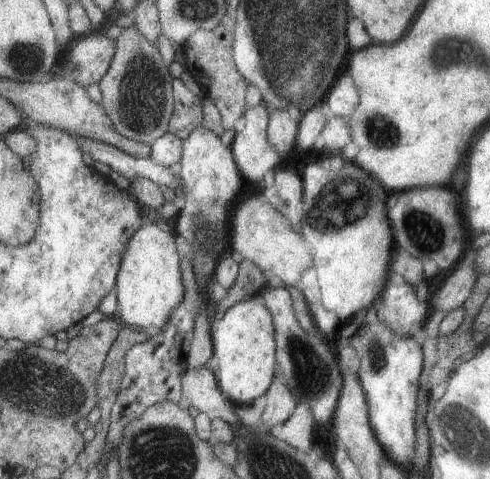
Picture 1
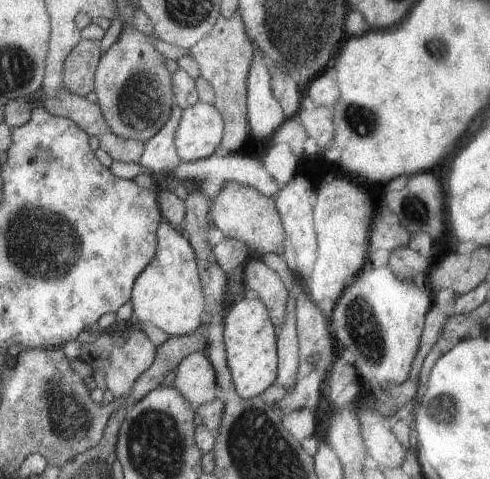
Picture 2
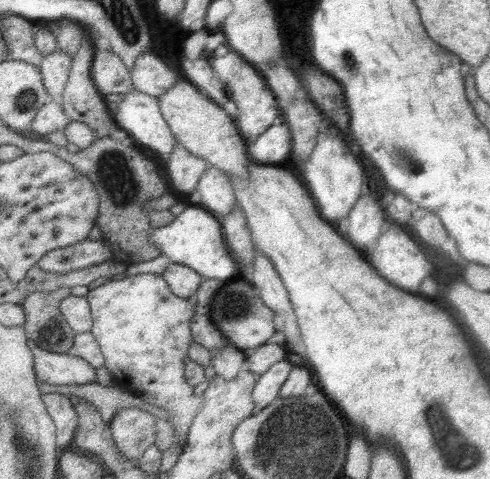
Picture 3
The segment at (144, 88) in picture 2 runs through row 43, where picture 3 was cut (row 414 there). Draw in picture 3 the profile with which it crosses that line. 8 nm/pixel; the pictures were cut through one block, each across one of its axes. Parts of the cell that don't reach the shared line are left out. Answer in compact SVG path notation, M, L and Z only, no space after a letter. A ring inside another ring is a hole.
M119 408L109 424L117 450L131 462L139 462L147 446L155 442L155 416L141 408Z

